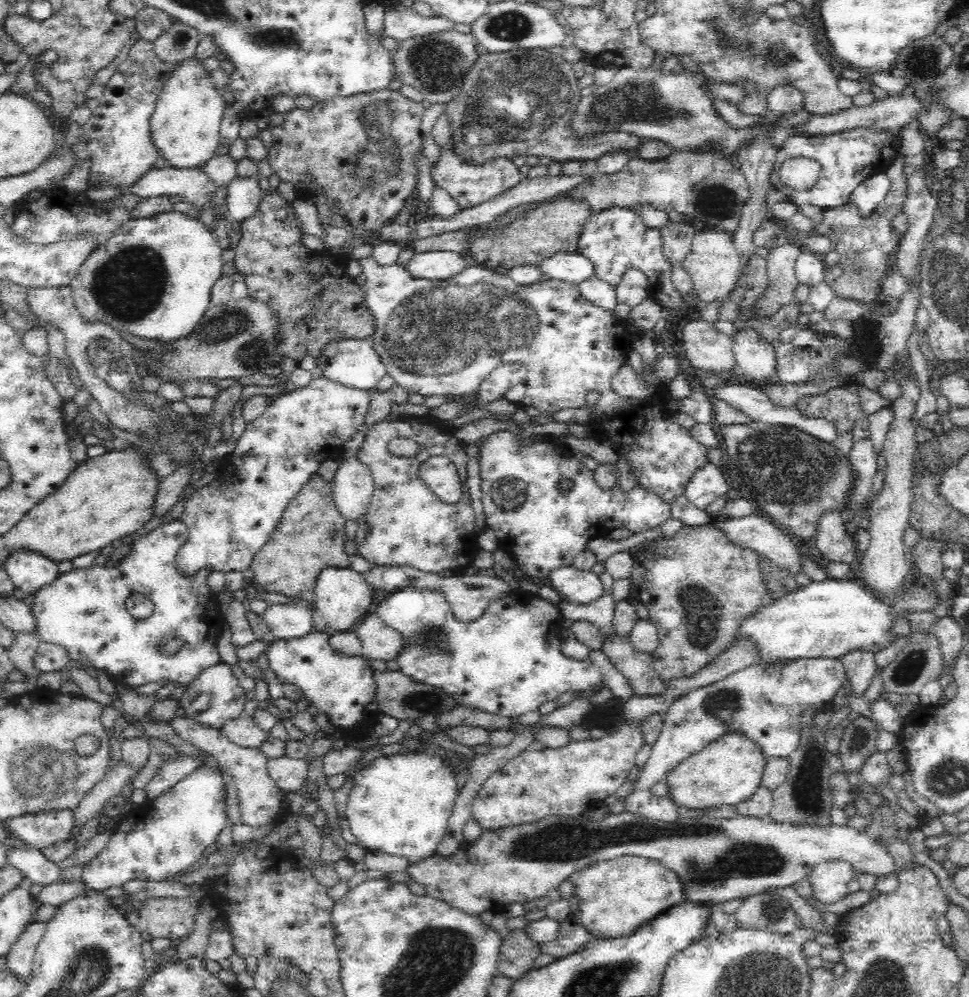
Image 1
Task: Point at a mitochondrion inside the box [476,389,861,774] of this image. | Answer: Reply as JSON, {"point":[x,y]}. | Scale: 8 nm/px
{"point":[782,468]}

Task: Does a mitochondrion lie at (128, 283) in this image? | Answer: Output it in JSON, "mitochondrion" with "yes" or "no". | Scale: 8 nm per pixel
{"mitochondrion":"yes"}

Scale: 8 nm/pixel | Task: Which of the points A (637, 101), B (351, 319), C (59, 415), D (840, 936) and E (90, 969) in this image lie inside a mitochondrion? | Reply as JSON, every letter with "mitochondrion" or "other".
{"A":"mitochondrion","B":"mitochondrion","C":"other","D":"other","E":"mitochondrion"}

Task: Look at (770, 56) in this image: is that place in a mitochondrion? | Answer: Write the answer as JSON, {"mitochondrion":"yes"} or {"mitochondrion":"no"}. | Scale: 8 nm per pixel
{"mitochondrion":"yes"}

